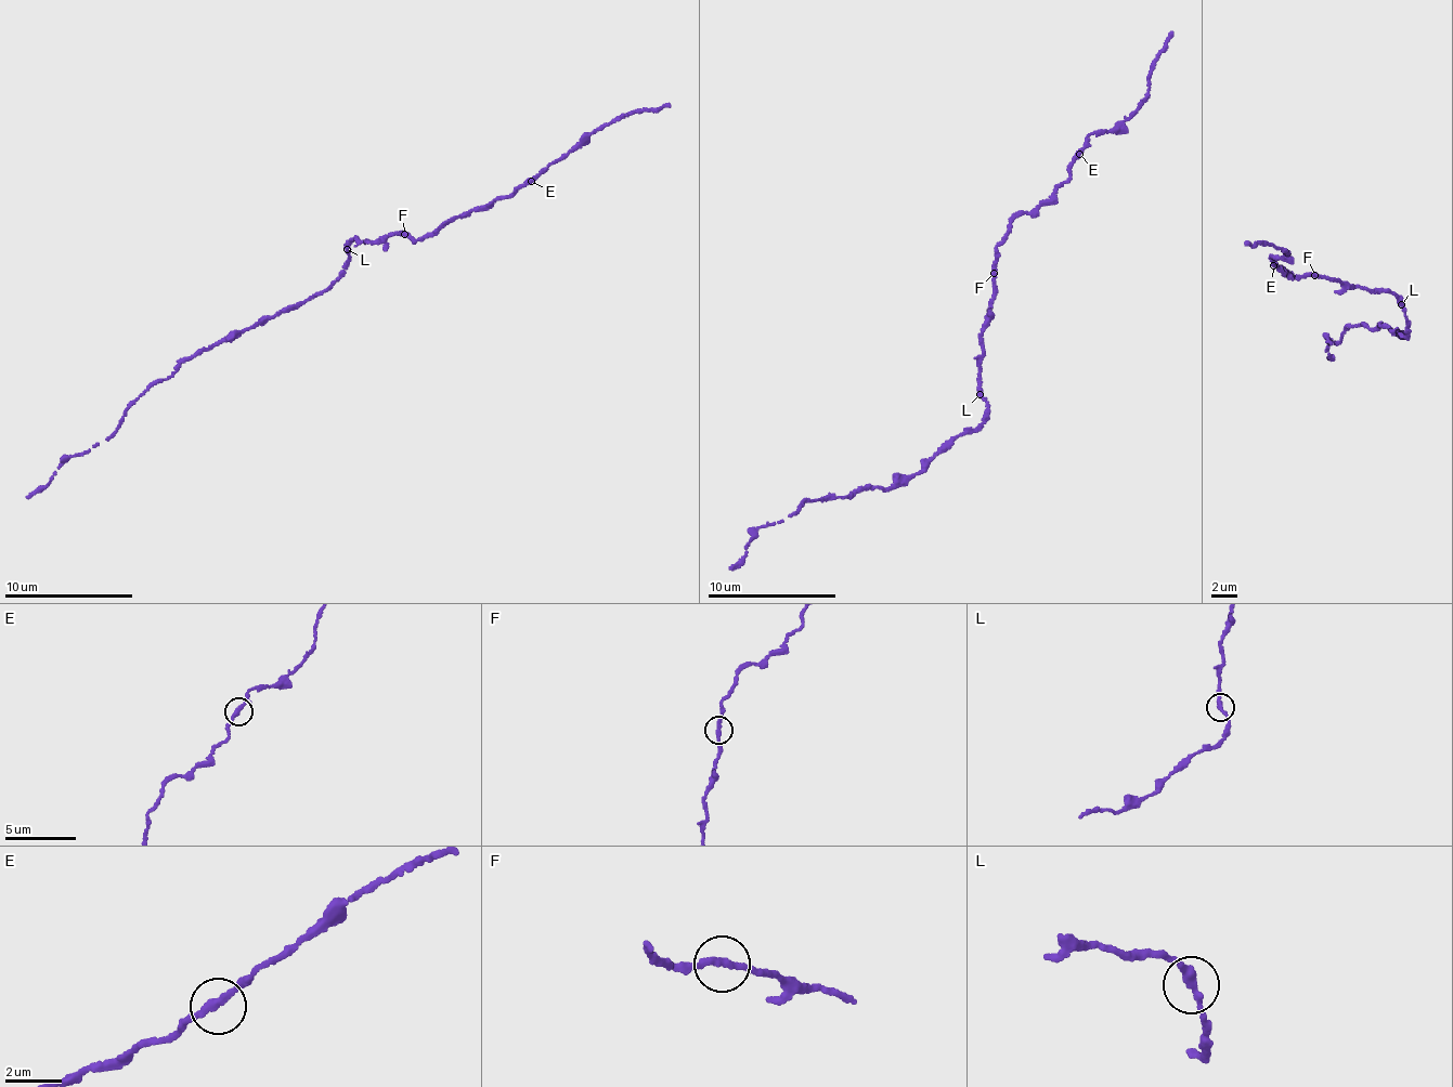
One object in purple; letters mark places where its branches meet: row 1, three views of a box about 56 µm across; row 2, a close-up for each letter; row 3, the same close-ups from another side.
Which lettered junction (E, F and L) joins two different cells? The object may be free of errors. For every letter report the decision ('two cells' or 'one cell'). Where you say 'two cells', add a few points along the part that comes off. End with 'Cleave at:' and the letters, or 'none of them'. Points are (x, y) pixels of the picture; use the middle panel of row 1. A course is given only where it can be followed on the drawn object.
E: one cell
F: one cell
L: one cell
Cleave at: none of them

